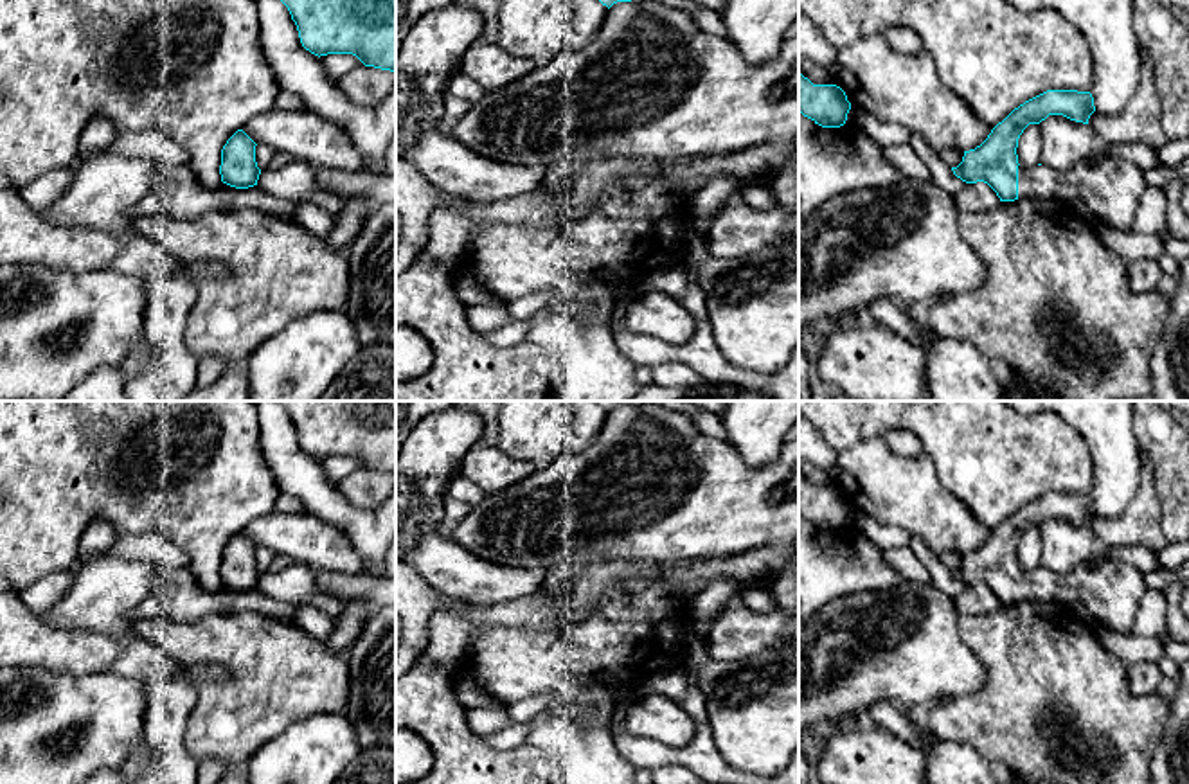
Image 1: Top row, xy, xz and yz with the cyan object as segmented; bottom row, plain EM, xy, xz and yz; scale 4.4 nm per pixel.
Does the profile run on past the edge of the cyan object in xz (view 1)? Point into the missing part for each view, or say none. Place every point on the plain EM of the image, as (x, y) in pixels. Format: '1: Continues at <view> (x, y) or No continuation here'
1: No continuation here

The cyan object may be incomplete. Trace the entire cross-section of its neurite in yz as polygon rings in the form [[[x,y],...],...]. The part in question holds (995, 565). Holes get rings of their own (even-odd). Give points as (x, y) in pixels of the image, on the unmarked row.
[[[1047,493],[998,525],[975,552],[964,554],[962,565],[952,570],[966,586],[988,586],[1000,606],[982,615],[959,615],[957,631],[986,669],[984,685],[968,696],[934,701],[925,710],[925,726],[941,739],[971,746],[993,768],[1004,766],[1027,784],[1153,784],[1149,762],[1162,741],[1171,703],[1157,692],[1133,696],[1128,689],[1128,665],[1106,651],[1095,629],[1081,622],[1067,604],[1018,599],[1018,541],[1029,527],[1049,518],[1063,518],[1088,527],[1095,514],[1090,494]]]

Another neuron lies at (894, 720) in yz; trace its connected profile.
[[[880,701],[869,707],[863,714],[863,721],[885,728],[921,752],[928,746],[923,739],[925,721],[914,717],[905,708],[889,701]]]

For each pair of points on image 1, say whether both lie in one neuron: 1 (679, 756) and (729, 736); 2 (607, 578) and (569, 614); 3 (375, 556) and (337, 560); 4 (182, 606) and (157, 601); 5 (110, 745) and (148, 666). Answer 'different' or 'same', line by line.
1: different
2: same
3: different
4: same
5: different

